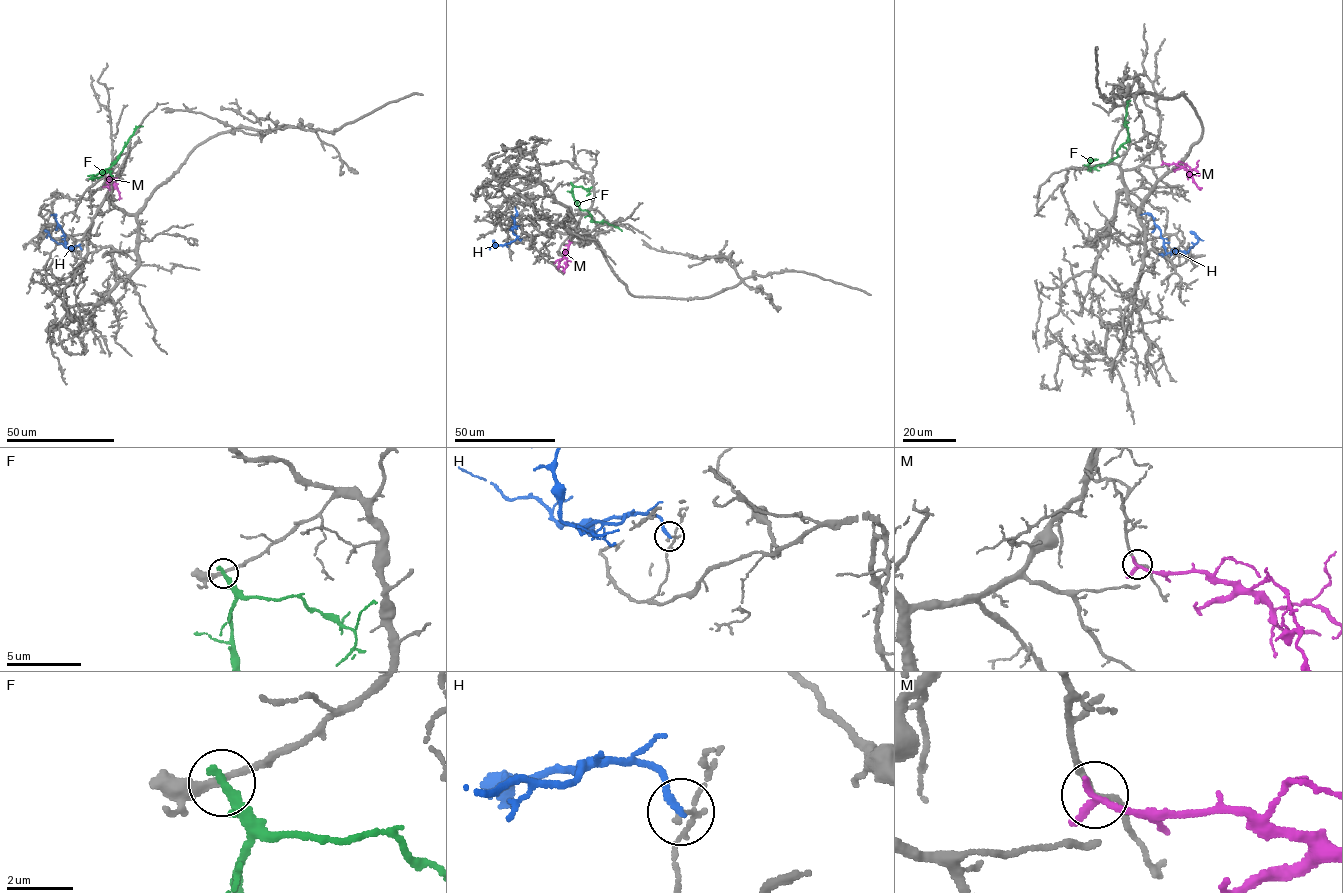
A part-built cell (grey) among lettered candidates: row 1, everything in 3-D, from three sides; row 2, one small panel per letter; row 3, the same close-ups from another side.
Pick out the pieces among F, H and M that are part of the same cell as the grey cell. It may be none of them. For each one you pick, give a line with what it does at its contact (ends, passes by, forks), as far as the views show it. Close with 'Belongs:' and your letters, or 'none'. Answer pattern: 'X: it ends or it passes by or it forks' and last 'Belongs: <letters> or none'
Belongs: none

